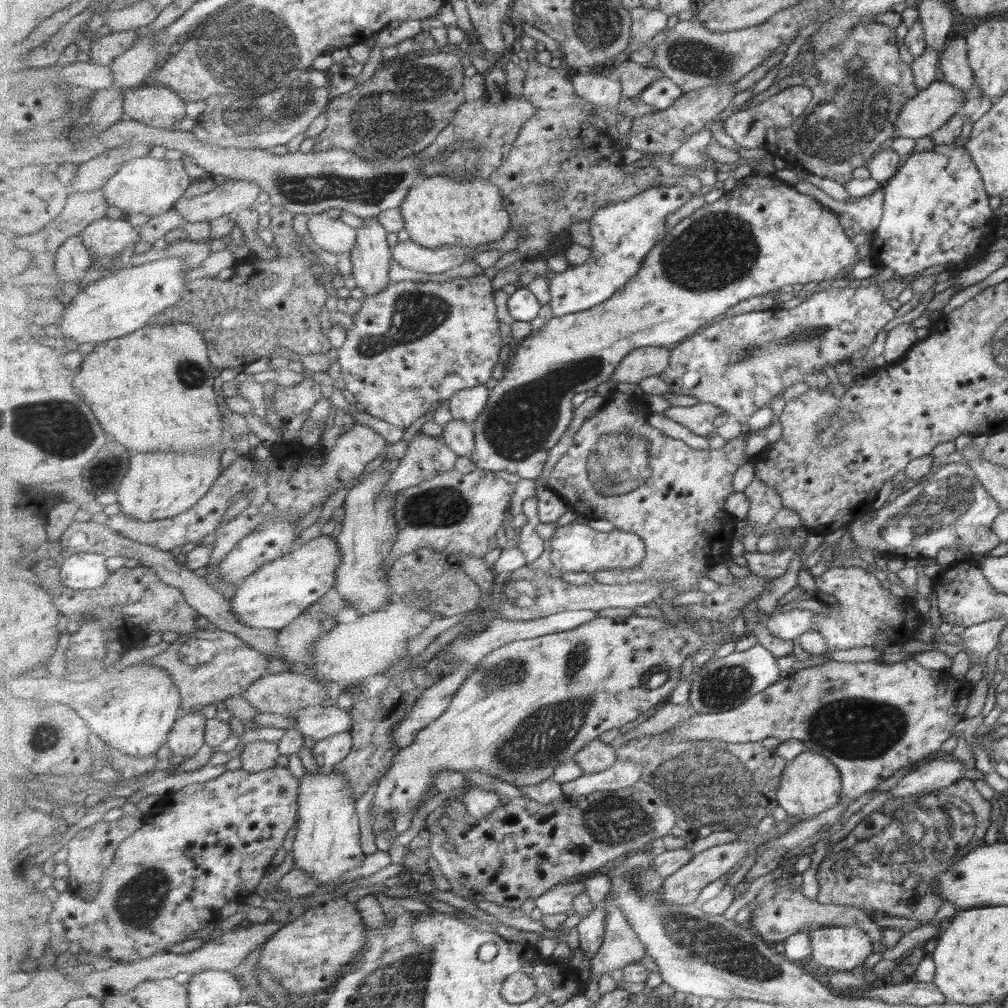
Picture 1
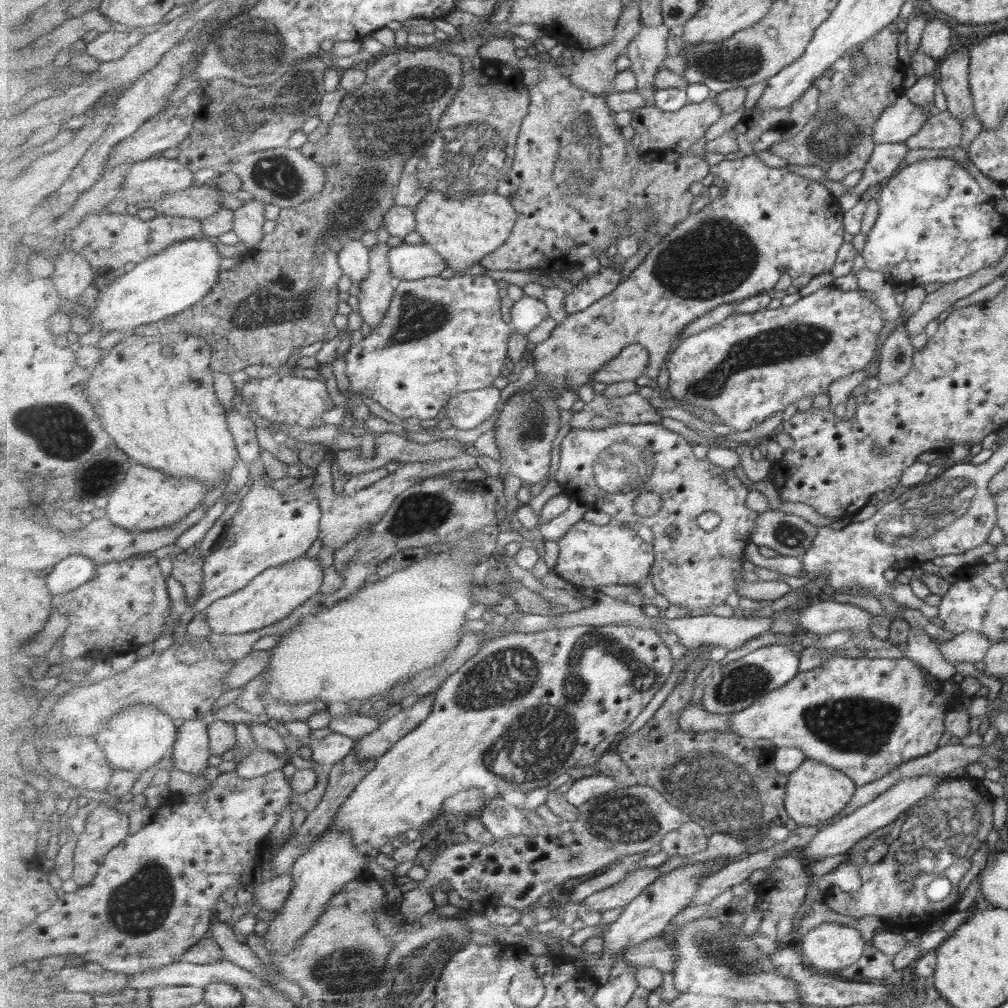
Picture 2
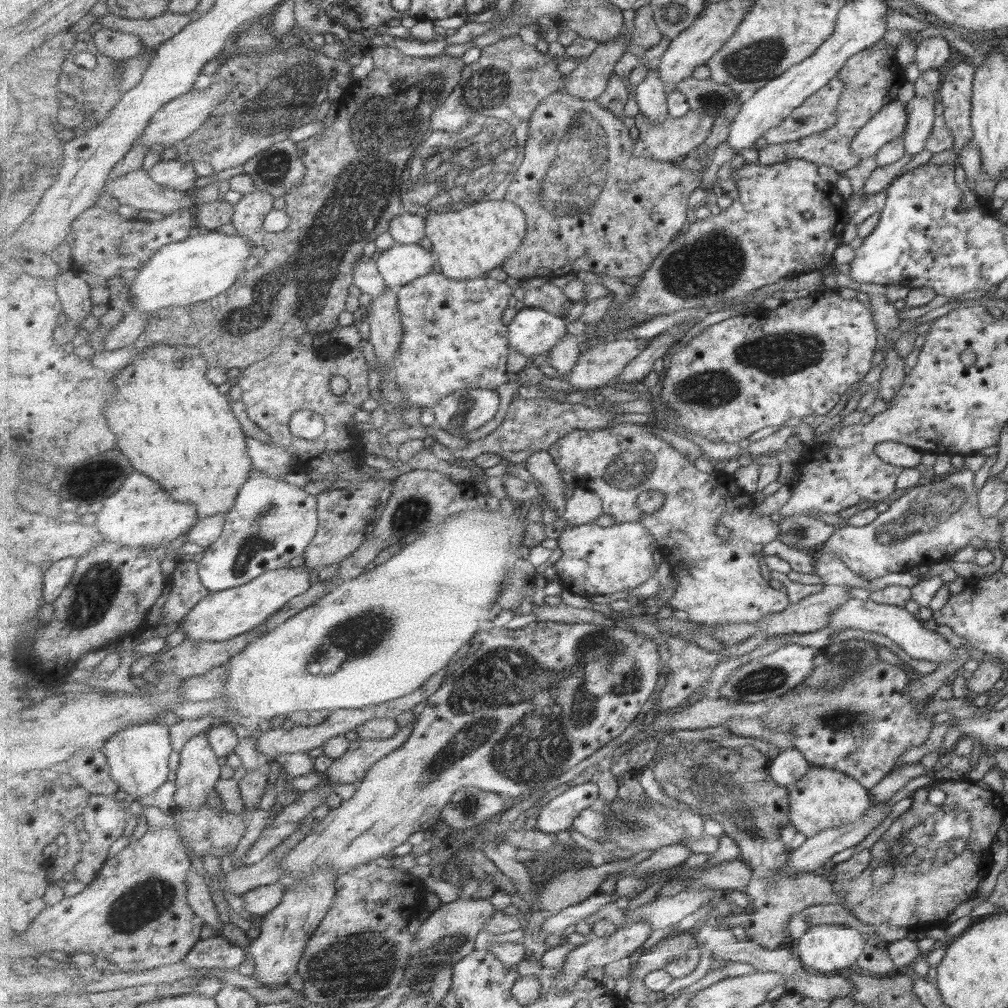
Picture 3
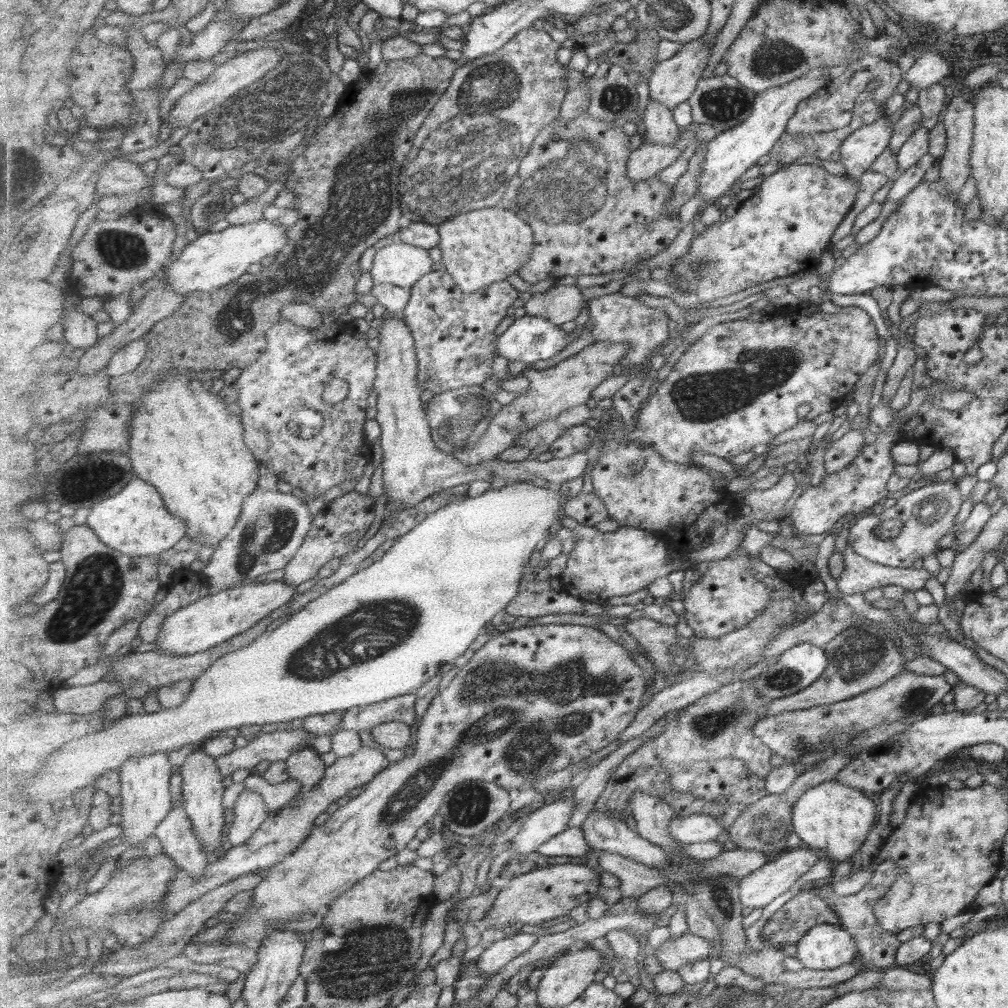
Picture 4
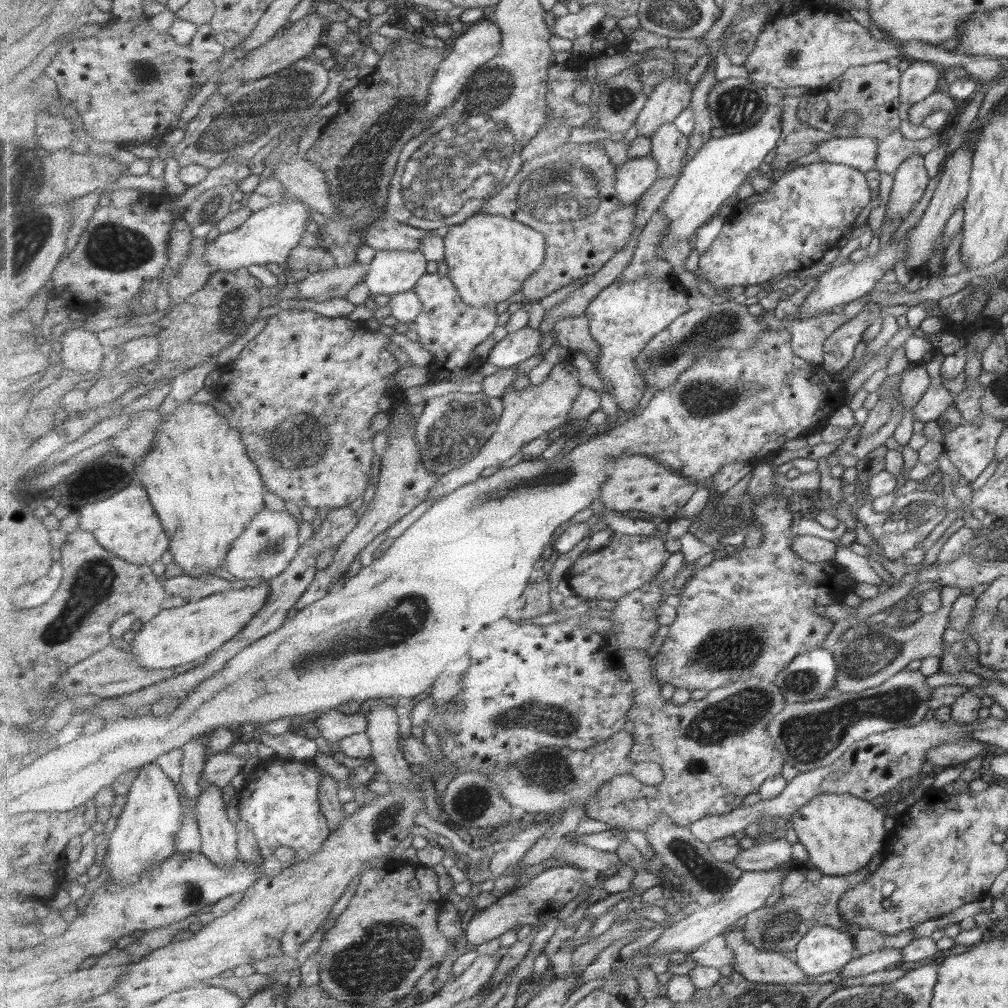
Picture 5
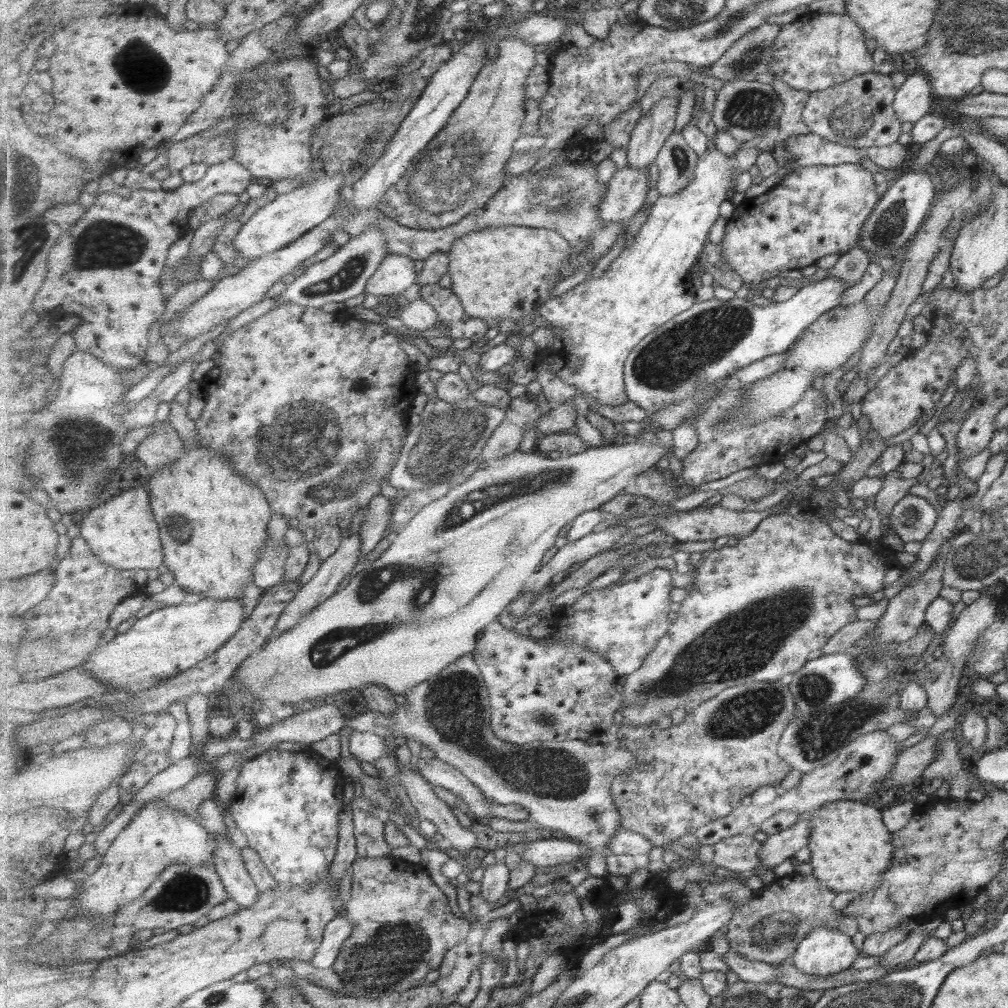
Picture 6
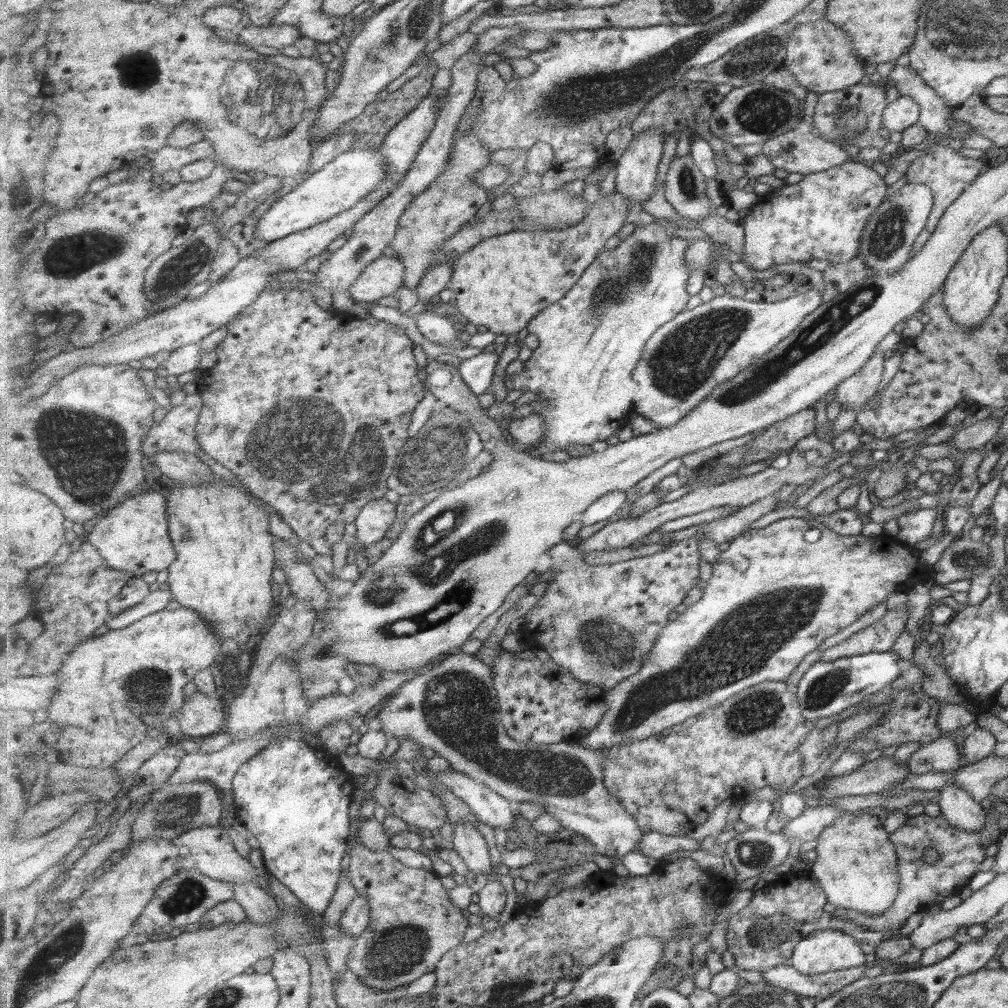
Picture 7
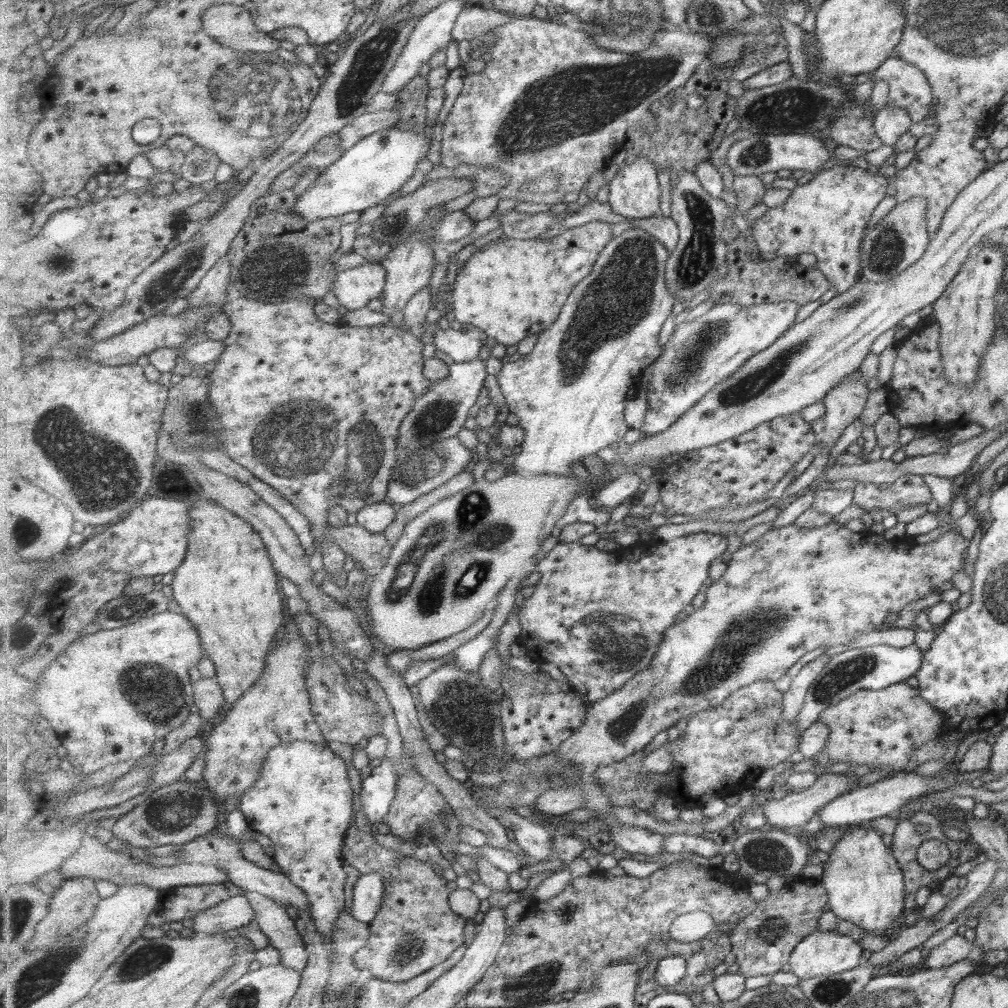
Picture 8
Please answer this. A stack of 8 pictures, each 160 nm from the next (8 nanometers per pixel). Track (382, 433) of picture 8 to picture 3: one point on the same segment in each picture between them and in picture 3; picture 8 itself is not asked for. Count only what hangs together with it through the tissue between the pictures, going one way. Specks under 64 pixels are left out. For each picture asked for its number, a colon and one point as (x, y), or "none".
3: (294, 378)
4: (292, 375)
5: (304, 391)
6: (318, 462)
7: (310, 410)

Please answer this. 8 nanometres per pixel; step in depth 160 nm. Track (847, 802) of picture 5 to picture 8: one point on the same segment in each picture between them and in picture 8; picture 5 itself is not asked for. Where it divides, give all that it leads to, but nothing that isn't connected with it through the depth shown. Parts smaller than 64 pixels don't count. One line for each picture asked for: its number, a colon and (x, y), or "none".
6: (850, 848)
7: (855, 866)
8: (863, 883)

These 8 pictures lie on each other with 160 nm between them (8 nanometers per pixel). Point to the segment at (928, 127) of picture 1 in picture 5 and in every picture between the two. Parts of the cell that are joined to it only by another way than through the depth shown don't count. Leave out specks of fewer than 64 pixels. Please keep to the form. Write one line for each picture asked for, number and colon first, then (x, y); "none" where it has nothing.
2: (902, 119)
3: (888, 123)
4: (859, 149)
5: (858, 152)

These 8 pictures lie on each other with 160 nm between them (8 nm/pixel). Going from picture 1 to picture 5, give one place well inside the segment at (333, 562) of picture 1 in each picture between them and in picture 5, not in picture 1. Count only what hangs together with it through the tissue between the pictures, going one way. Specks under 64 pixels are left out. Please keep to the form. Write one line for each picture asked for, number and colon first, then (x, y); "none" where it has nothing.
2: (271, 597)
3: (222, 615)
4: (218, 617)
5: (176, 636)

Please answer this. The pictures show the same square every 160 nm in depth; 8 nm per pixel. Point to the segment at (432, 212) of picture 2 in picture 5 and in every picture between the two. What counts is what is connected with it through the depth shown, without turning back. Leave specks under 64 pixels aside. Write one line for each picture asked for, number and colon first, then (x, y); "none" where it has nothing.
3: (468, 243)
4: (479, 248)
5: (489, 256)

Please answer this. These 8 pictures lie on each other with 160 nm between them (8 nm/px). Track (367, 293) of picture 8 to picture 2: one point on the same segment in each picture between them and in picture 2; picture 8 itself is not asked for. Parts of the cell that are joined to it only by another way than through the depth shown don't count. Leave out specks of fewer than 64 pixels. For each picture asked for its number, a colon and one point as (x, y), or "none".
2: (408, 262)
3: (402, 263)
4: (403, 265)
5: (391, 272)
6: (397, 272)
7: (384, 277)

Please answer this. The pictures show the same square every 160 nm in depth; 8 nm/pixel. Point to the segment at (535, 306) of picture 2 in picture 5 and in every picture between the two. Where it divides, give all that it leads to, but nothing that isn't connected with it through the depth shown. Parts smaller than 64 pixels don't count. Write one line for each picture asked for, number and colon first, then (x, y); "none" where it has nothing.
3: (533, 331)
4: (531, 338)
5: (517, 347)

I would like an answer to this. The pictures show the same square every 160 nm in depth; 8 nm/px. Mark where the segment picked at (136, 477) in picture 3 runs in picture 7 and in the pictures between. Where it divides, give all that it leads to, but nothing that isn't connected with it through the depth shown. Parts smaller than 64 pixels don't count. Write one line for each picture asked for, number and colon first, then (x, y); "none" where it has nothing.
4: (137, 522)
5: (127, 524)
6: (123, 531)
7: (134, 537)

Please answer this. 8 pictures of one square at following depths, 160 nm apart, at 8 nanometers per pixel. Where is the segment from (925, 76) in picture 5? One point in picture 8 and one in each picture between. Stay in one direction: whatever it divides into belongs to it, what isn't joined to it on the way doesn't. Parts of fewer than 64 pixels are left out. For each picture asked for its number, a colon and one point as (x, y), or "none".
6: (912, 98)
7: (901, 113)
8: (889, 123)

